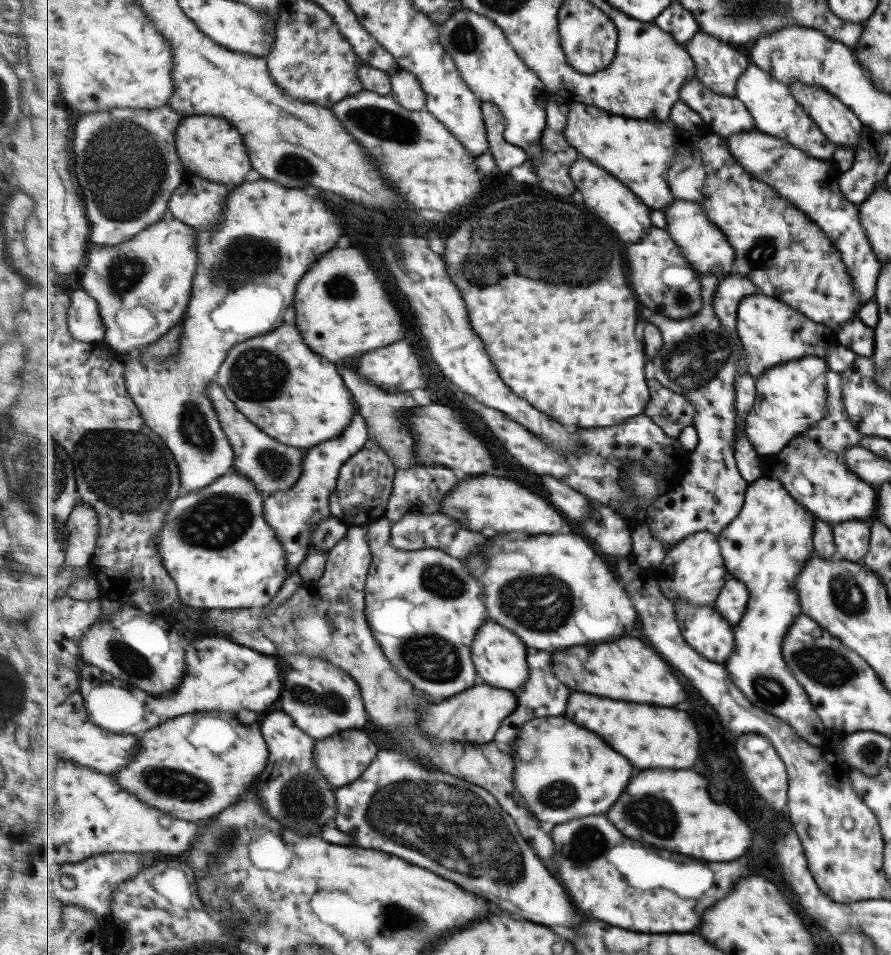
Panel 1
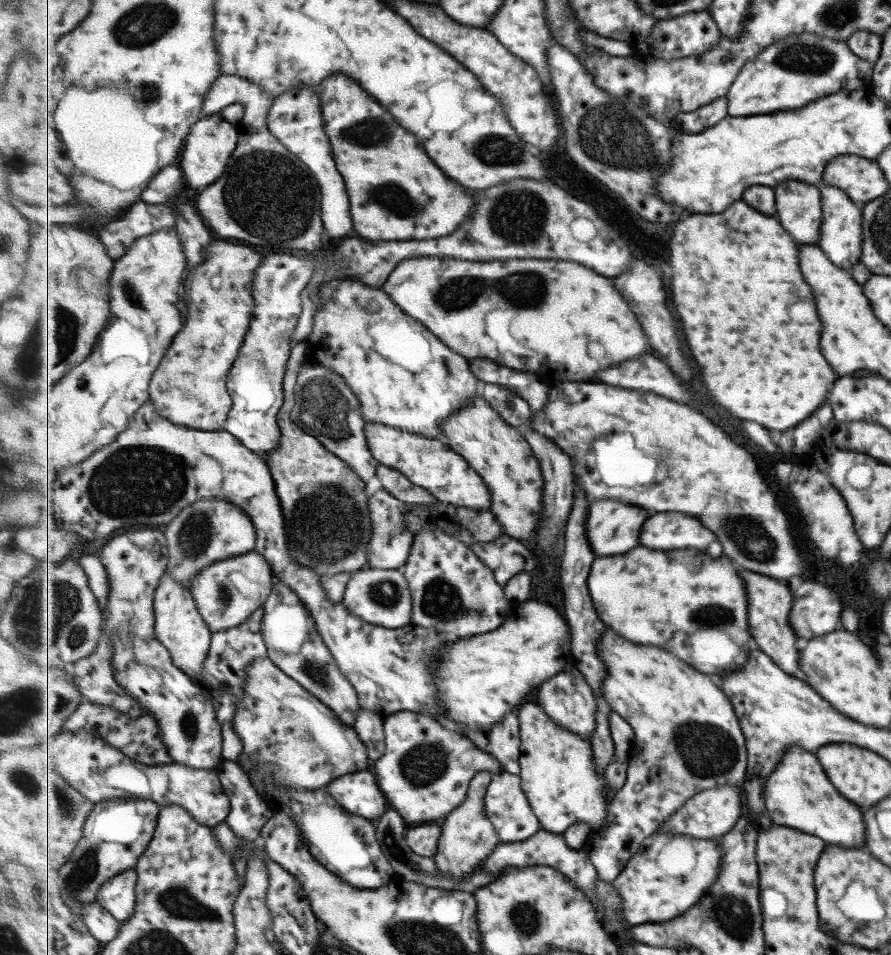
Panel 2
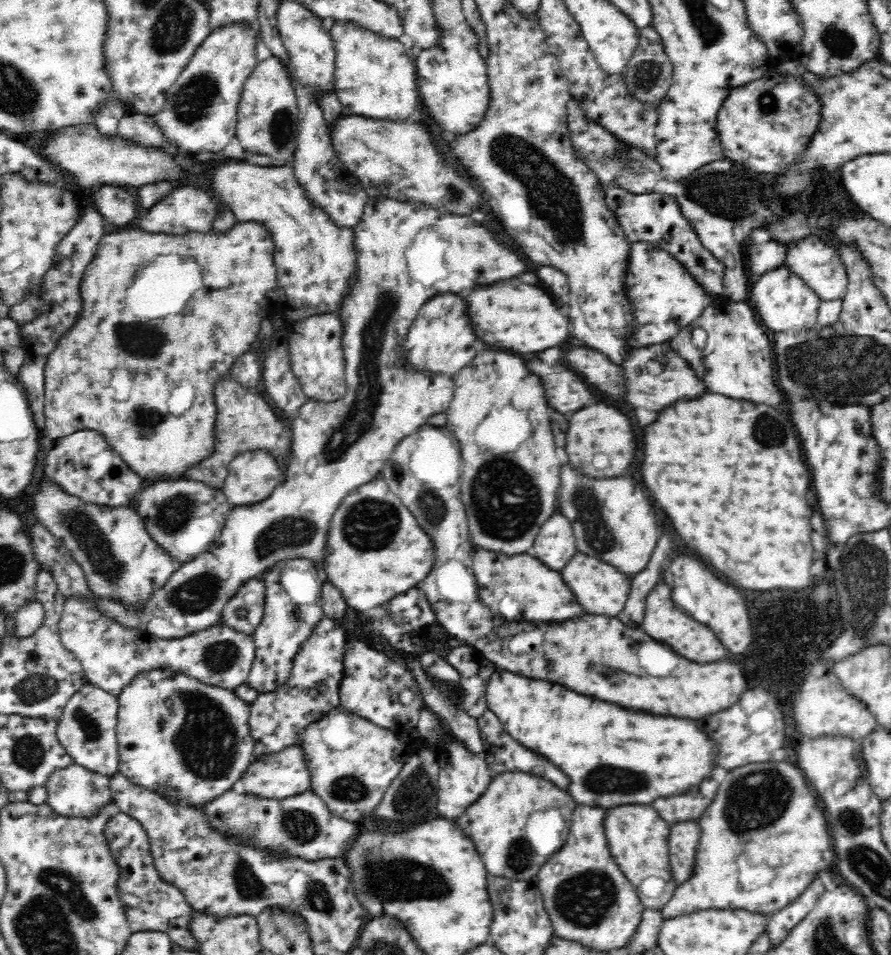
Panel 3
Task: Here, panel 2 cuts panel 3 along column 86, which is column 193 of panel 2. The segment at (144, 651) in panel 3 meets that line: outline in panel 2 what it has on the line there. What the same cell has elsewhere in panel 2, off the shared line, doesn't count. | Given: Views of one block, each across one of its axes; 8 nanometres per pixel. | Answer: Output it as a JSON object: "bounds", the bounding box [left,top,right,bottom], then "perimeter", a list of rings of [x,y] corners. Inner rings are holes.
{"bounds":[156,570,214,678],"perimeter":[[[166,570],[156,590],[156,638],[169,649],[173,662],[192,678],[204,676],[204,664],[212,646],[214,632],[200,613],[192,591],[176,581]]]}

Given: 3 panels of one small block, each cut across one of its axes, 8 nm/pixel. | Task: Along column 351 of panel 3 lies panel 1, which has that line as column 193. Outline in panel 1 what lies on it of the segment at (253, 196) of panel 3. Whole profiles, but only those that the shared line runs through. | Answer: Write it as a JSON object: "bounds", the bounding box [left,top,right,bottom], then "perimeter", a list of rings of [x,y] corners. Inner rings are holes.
{"bounds":[78,218,199,353],"perimeter":[[[175,218],[161,219],[157,224],[149,225],[149,228],[120,245],[93,246],[83,267],[85,272],[81,282],[78,282],[78,287],[85,289],[100,303],[100,313],[106,328],[104,342],[116,351],[128,353],[133,349],[143,349],[152,345],[184,320],[192,300],[193,284],[199,266],[196,227]]]}

